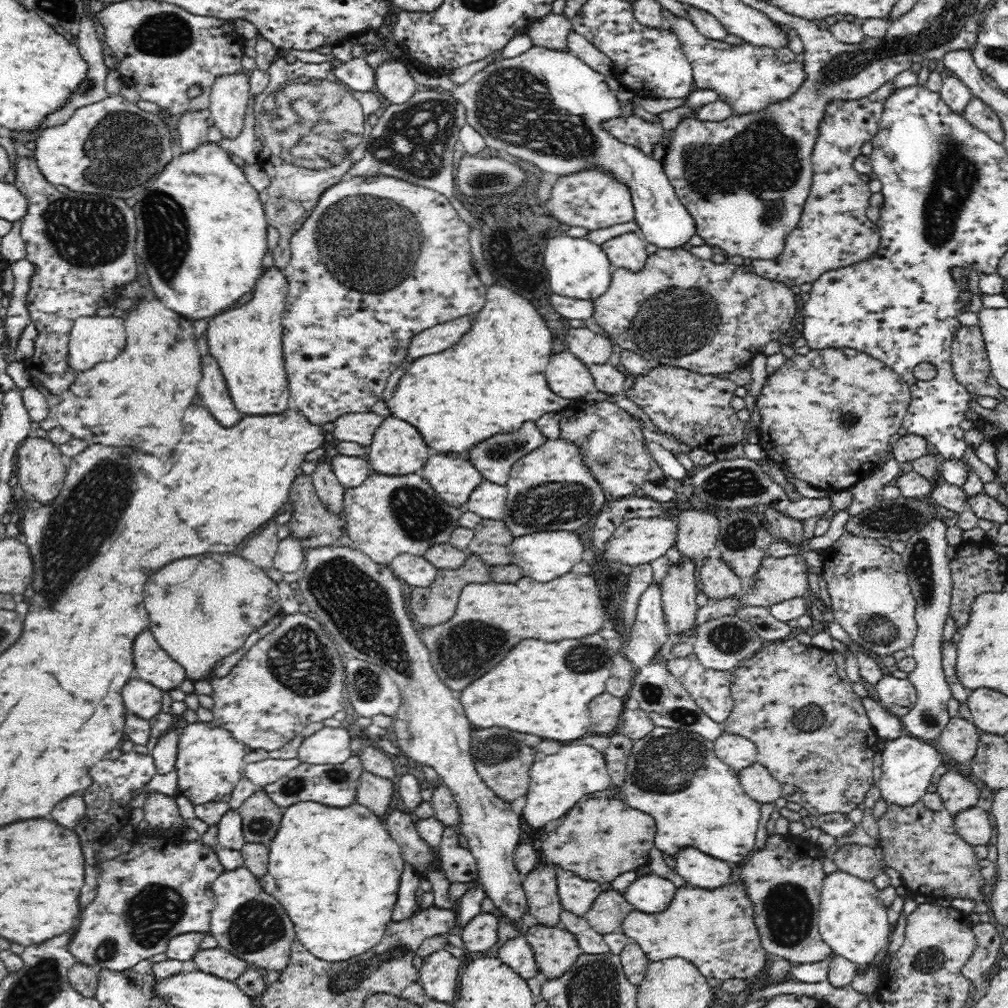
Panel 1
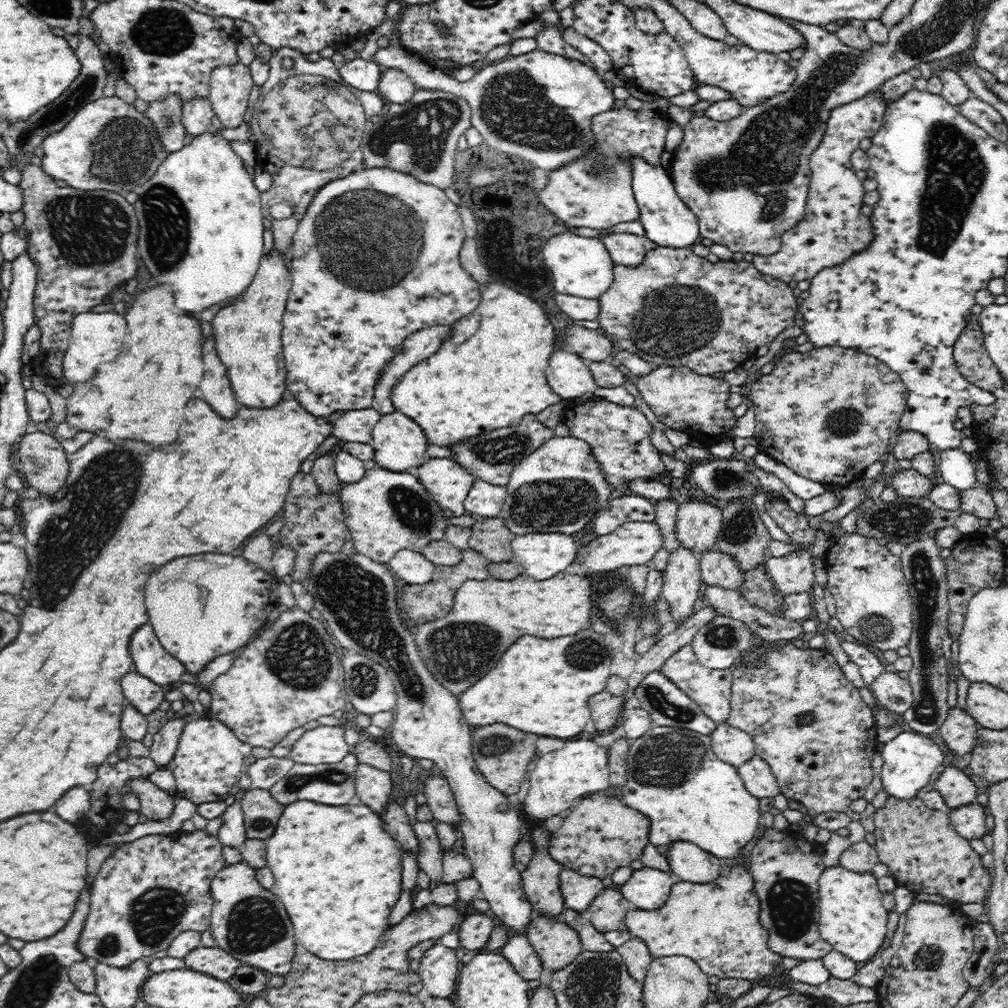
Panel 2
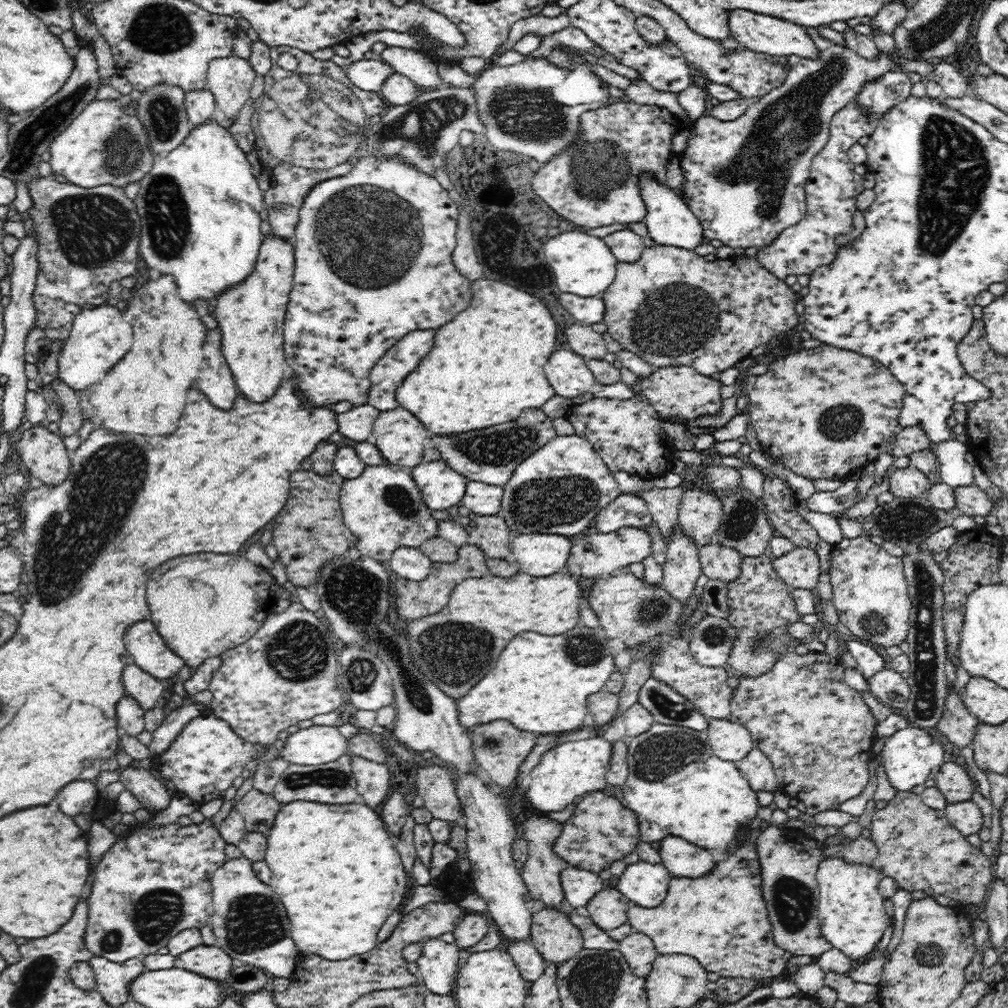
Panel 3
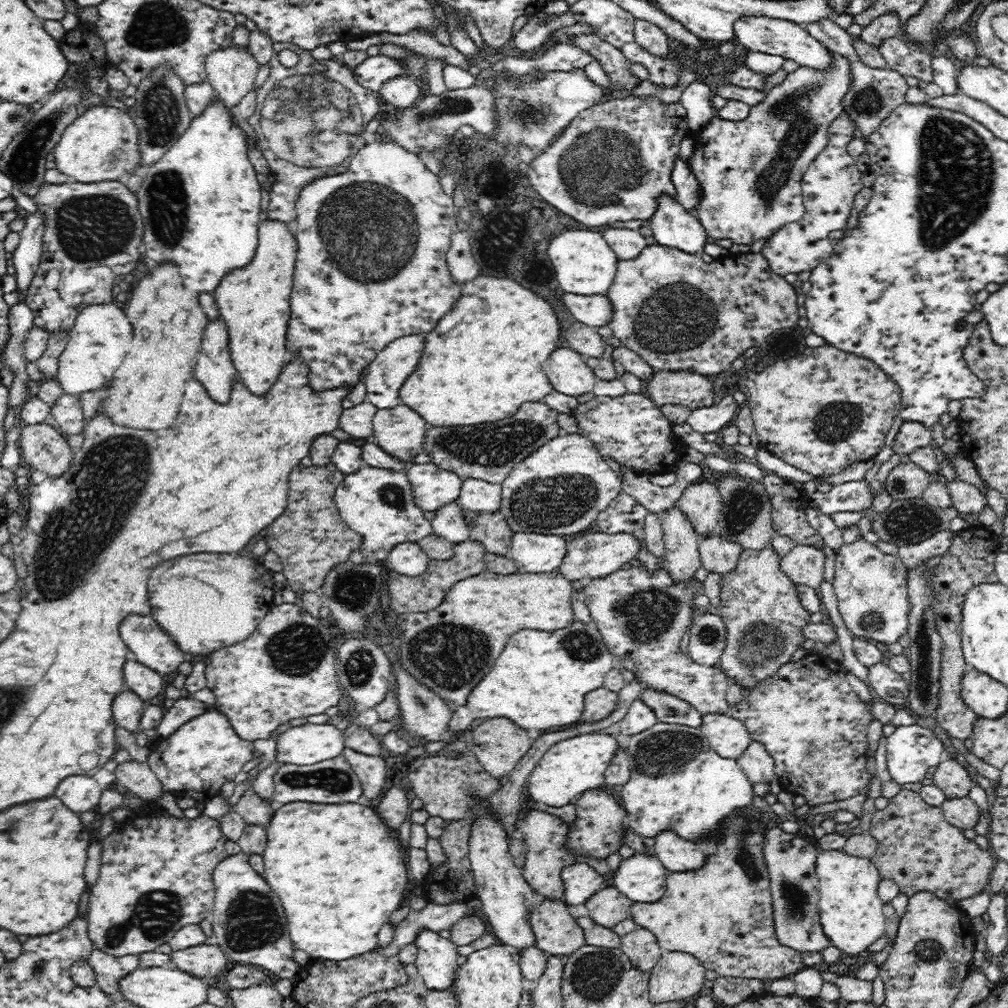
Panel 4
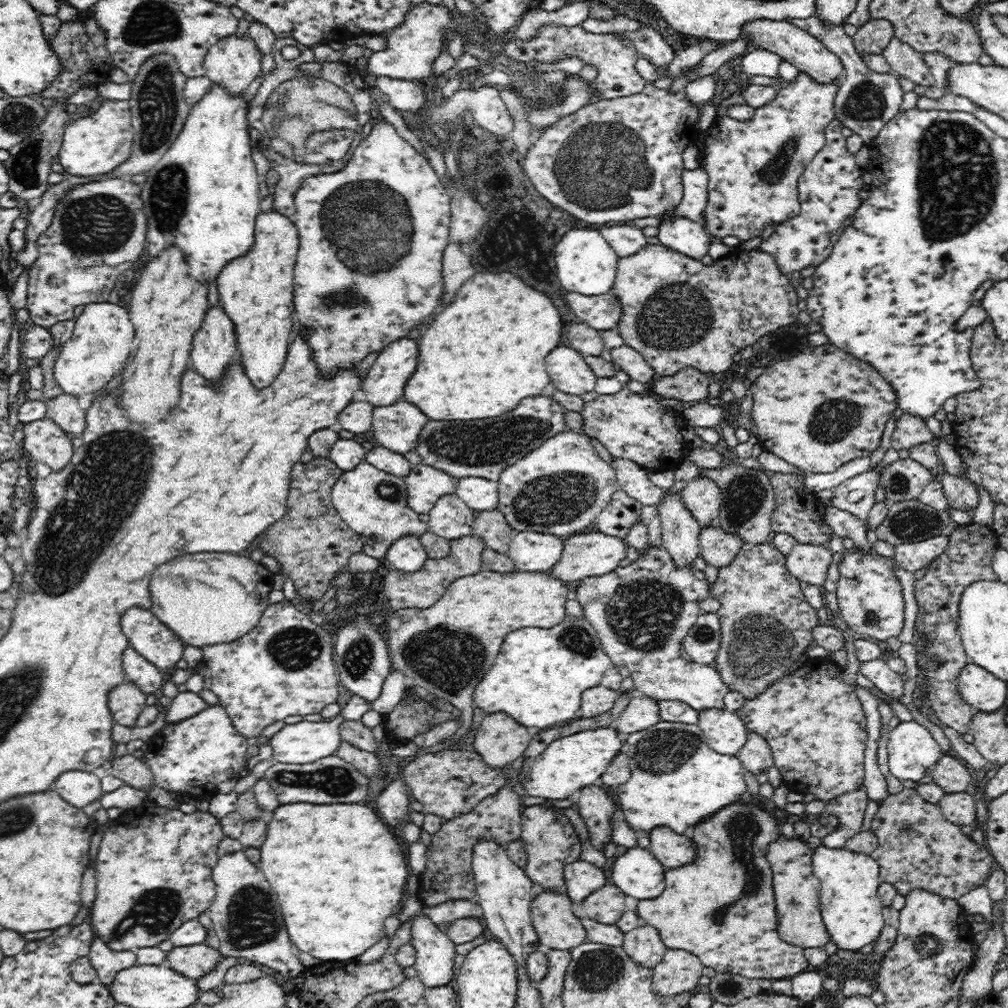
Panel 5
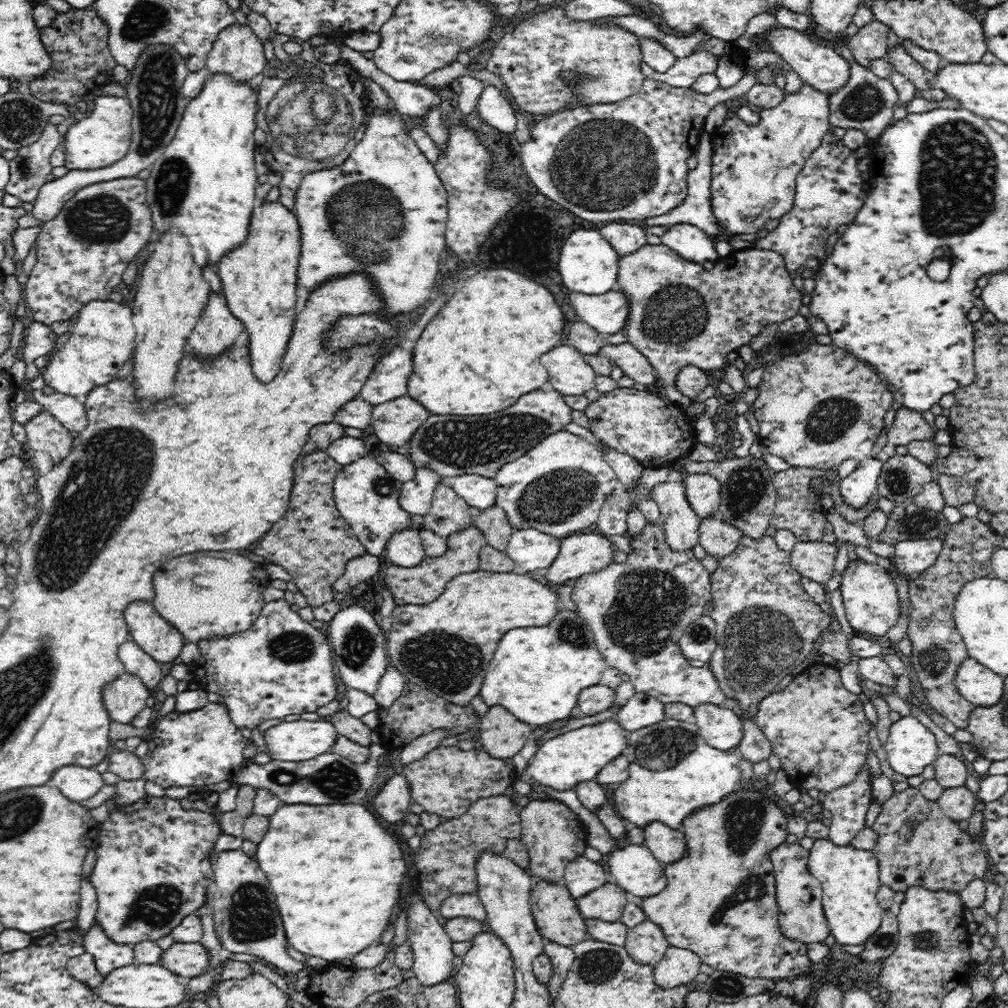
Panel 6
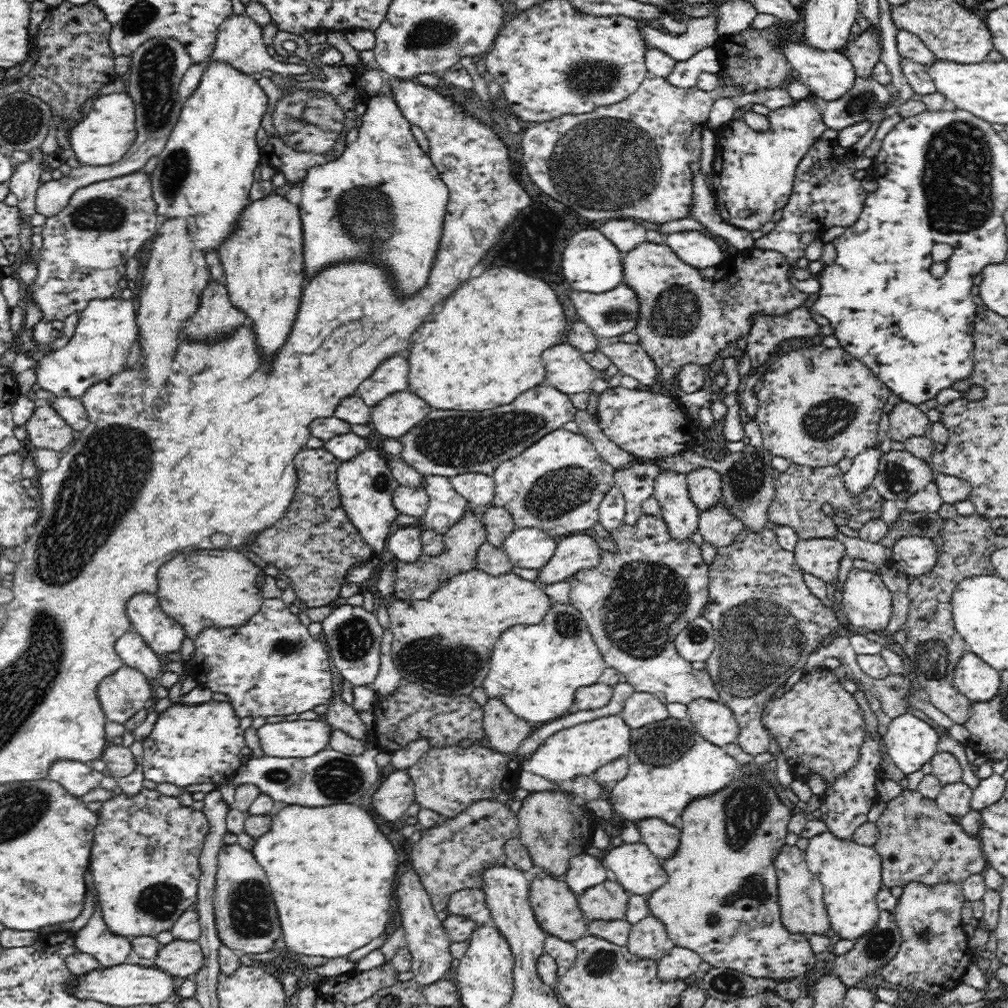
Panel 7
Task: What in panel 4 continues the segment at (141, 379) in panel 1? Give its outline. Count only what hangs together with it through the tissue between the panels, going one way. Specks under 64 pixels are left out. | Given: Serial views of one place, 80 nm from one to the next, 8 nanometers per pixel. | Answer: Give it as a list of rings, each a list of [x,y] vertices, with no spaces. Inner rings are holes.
[[[174,263],[162,264],[148,276],[144,276],[136,290],[132,292],[132,298],[128,298],[126,316],[133,326],[133,346],[124,356],[122,366],[116,368],[116,374],[112,380],[108,380],[104,386],[98,388],[103,392],[102,399],[97,410],[97,415],[106,415],[112,423],[138,430],[160,430],[170,428],[176,420],[176,414],[182,404],[184,394],[184,382],[192,378],[192,366],[196,366],[200,342],[204,328],[209,323],[206,314],[198,303],[198,293],[188,291],[182,283],[178,267]]]

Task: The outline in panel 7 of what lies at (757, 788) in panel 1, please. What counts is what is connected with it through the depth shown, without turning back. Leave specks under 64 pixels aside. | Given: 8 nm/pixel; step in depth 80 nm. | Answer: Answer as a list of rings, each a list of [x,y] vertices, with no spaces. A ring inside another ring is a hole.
[[[743,528],[732,546],[717,550],[716,560],[709,566],[709,597],[702,617],[708,619],[713,625],[715,647],[706,661],[705,669],[710,673],[711,679],[714,681],[714,686],[719,692],[720,700],[723,700],[734,713],[734,718],[736,718],[736,722],[739,726],[739,735],[736,743],[746,754],[752,757],[767,752],[770,744],[770,733],[768,733],[768,729],[760,722],[766,701],[774,696],[776,688],[780,688],[798,668],[805,666],[807,658],[820,646],[820,642],[824,642],[824,640],[840,626],[840,624],[838,624],[838,616],[836,616],[835,612],[836,608],[824,607],[821,600],[810,593],[810,589],[808,589],[806,583],[804,583],[803,576],[804,571],[796,564],[793,552],[780,547],[775,531],[768,530],[768,528],[764,528],[758,532]]]

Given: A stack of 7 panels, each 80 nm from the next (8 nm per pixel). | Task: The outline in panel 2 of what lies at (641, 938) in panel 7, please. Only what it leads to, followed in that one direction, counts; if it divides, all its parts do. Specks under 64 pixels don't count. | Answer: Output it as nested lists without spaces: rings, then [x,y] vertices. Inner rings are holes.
[[[632,937],[619,946],[617,951],[618,954],[622,955],[629,976],[637,982],[643,982],[654,960],[648,951],[648,945],[642,939]]]

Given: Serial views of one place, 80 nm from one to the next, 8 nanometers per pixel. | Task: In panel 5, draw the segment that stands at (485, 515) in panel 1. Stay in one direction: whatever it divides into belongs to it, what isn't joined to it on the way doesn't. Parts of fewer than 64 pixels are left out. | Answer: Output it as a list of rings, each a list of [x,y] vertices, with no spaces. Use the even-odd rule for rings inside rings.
[[[460,478],[456,496],[472,510],[480,512],[498,509],[498,486],[499,482],[493,482],[491,479]]]

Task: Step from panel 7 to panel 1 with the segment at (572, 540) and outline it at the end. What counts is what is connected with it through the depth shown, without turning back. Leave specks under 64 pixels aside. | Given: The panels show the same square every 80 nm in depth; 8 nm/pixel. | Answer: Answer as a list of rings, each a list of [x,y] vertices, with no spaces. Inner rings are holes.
[[[670,516],[634,518],[626,520],[608,540],[606,544],[606,561],[617,565],[636,567],[641,564],[651,564],[668,554],[676,546],[678,522]]]

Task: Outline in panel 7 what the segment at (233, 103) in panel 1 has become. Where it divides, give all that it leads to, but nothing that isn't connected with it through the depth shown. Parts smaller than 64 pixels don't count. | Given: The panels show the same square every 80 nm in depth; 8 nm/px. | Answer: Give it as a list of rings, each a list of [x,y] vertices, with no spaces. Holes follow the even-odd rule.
[[[235,16],[228,18],[224,24],[220,26],[219,34],[214,46],[212,54],[209,56],[210,64],[228,64],[241,74],[250,74],[252,76],[259,75],[263,71],[270,71],[274,74],[287,77],[310,77],[315,74],[315,70],[309,68],[306,63],[301,63],[295,58],[288,63],[277,62],[268,54],[268,49],[263,42],[263,30],[261,30],[256,22],[246,16]]]

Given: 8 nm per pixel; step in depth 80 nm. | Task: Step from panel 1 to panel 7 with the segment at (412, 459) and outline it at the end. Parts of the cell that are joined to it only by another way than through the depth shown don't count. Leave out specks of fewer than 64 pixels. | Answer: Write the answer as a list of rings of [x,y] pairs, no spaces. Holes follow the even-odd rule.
[[[395,392],[371,407],[371,422],[385,440],[400,441],[430,411],[430,405],[416,394]]]

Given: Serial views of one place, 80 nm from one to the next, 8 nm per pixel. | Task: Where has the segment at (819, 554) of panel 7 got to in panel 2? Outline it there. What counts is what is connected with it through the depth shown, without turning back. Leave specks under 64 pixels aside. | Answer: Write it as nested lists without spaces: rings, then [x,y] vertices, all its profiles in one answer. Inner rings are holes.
[[[804,550],[793,551],[782,557],[766,557],[764,573],[772,579],[772,589],[788,596],[807,593],[814,584],[812,553]]]

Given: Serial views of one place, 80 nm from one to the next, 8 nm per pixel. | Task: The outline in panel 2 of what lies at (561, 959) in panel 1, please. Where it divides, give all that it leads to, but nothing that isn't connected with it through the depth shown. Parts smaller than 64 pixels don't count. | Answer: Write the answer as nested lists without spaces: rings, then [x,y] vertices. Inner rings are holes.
[[[535,915],[525,930],[542,967],[552,973],[564,970],[583,951],[578,932],[556,919]]]

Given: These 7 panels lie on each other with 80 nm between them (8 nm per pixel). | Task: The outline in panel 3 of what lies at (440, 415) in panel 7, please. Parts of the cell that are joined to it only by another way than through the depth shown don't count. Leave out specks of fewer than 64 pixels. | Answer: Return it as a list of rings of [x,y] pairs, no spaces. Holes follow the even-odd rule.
[[[528,408],[515,421],[505,422],[500,426],[494,425],[484,430],[464,432],[464,434],[434,436],[430,438],[429,443],[438,448],[441,459],[462,477],[469,481],[504,486],[510,481],[513,470],[520,462],[555,436],[553,420],[546,417],[541,408]]]

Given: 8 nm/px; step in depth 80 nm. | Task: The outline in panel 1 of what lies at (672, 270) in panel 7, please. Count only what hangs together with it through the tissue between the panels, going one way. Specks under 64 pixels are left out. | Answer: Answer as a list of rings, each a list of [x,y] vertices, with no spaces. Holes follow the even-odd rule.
[[[678,247],[675,249],[658,249],[655,254],[649,255],[646,266],[640,272],[632,272],[628,269],[614,269],[611,278],[611,284],[604,294],[593,300],[594,320],[598,326],[601,326],[614,344],[618,344],[625,351],[632,351],[639,354],[642,358],[660,365],[672,365],[678,368],[693,370],[698,374],[713,374],[724,376],[726,373],[734,372],[739,368],[750,365],[751,360],[761,354],[762,347],[772,340],[791,329],[792,320],[796,318],[801,303],[796,302],[795,295],[791,288],[786,287],[780,282],[774,282],[767,278],[760,277],[752,267],[741,265],[736,266],[731,263],[717,264],[711,260],[702,260],[694,256],[687,248]]]

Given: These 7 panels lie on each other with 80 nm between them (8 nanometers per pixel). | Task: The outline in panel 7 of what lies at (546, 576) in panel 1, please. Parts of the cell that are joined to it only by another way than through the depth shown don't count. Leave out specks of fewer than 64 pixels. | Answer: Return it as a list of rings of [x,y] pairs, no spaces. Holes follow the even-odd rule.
[[[536,528],[515,529],[506,537],[503,550],[516,568],[541,569],[552,560],[558,538]]]

